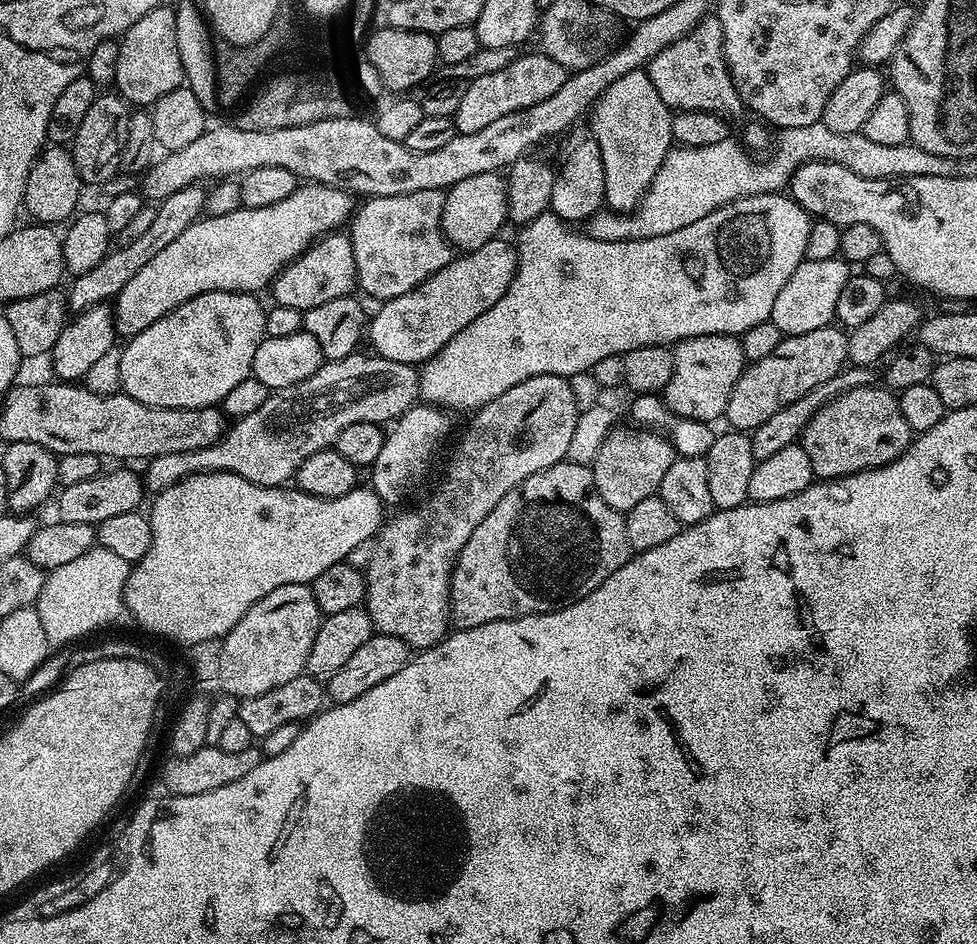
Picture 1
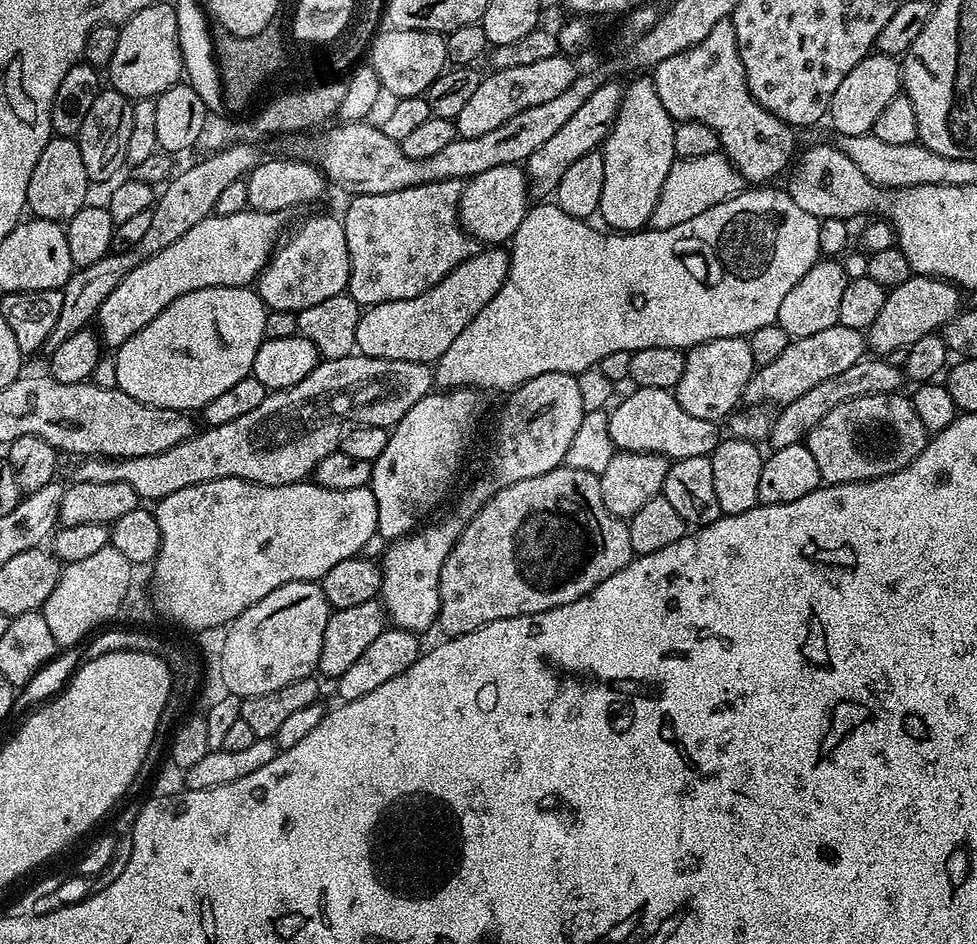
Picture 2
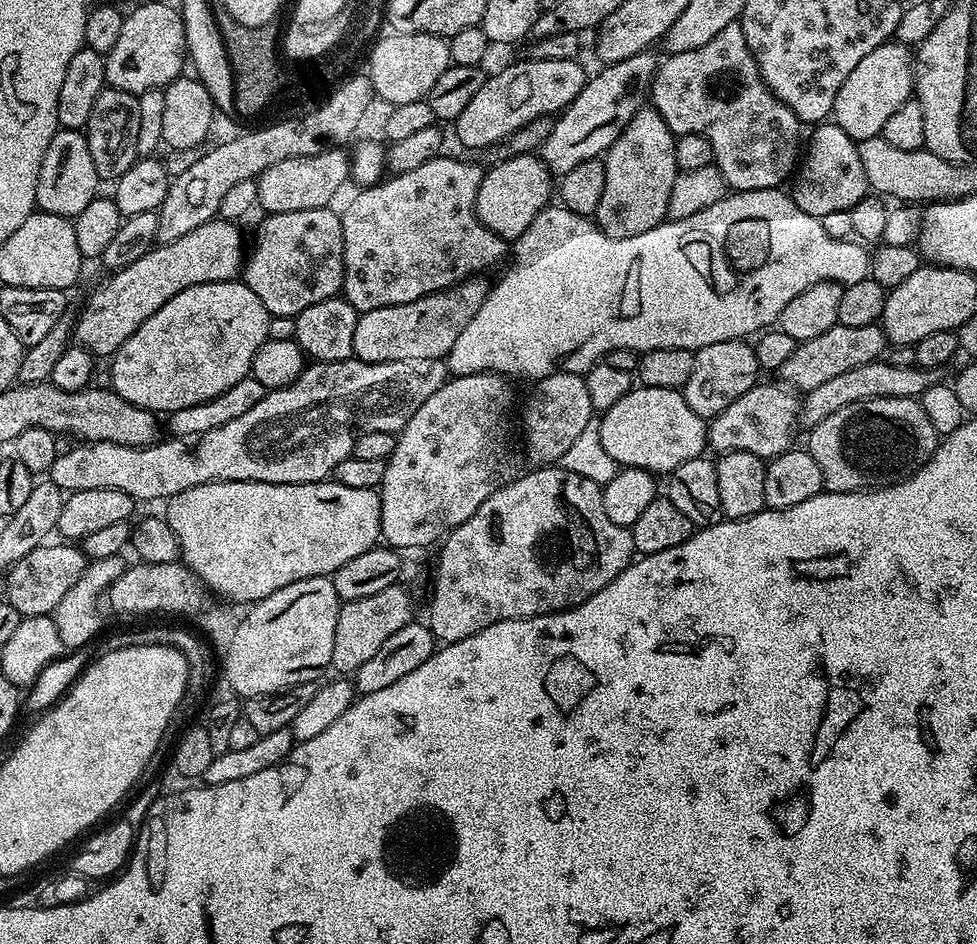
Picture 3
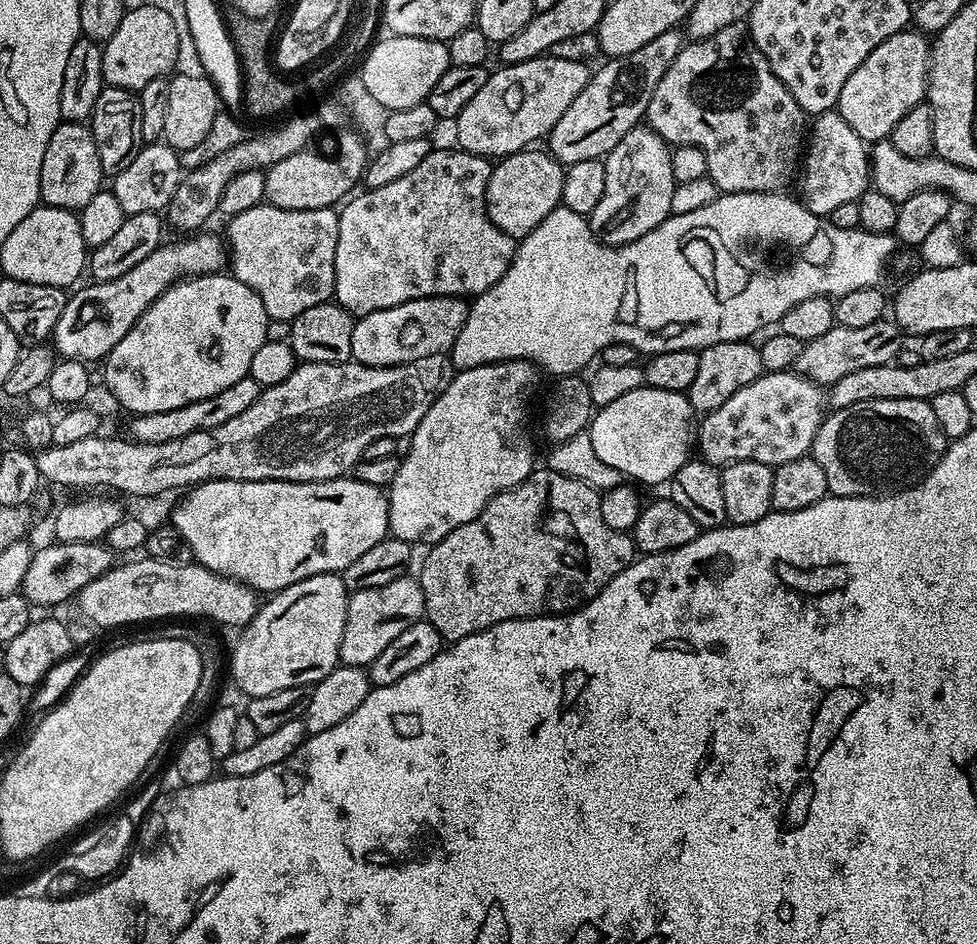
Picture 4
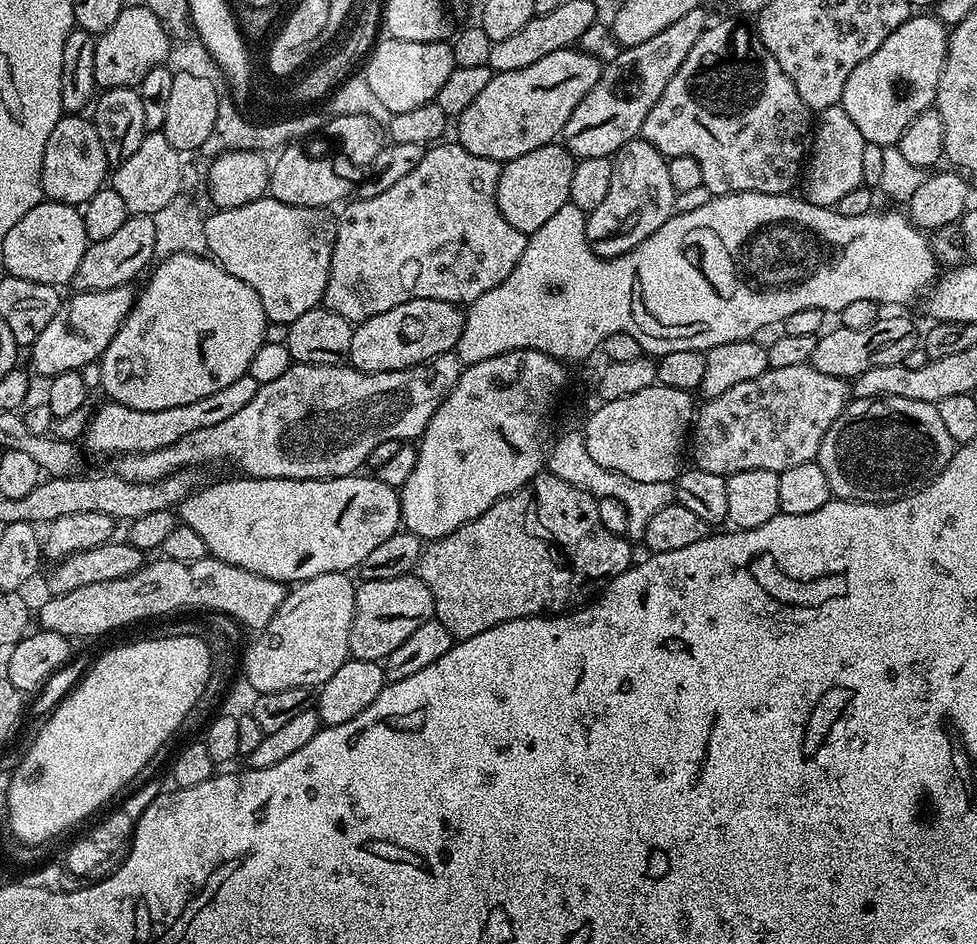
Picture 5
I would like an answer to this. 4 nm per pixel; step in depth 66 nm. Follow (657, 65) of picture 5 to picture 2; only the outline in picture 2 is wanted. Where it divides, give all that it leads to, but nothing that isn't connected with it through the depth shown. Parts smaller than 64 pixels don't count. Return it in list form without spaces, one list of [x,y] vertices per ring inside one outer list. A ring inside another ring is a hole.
[[[609,82],[596,88],[594,94],[590,94],[590,98],[586,98],[582,107],[566,121],[566,126],[562,126],[562,130],[558,130],[554,138],[549,138],[544,145],[538,146],[538,150],[534,150],[534,154],[530,154],[526,162],[526,171],[533,197],[551,197],[556,191],[562,174],[566,174],[566,169],[573,162],[578,162],[582,154],[595,152],[603,145],[615,122],[616,112],[621,102],[622,88],[621,85],[616,84],[619,83]]]

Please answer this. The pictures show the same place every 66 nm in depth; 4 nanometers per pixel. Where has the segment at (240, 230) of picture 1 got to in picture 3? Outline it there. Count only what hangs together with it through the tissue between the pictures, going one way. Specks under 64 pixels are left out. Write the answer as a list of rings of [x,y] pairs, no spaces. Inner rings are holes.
[[[208,220],[198,226],[198,230],[190,230],[190,234],[182,234],[182,238],[169,244],[156,244],[142,258],[138,258],[138,262],[130,262],[130,266],[113,271],[109,275],[112,277],[101,288],[93,290],[92,297],[85,302],[84,309],[80,312],[80,317],[75,317],[75,343],[88,349],[93,357],[111,358],[122,346],[122,342],[126,342],[126,338],[130,338],[130,334],[134,334],[134,330],[138,330],[138,326],[142,326],[142,322],[150,318],[150,314],[162,310],[162,306],[166,306],[166,302],[170,302],[174,294],[206,282],[237,279],[246,260],[246,248],[244,252],[244,240],[236,228],[239,227],[231,220]]]

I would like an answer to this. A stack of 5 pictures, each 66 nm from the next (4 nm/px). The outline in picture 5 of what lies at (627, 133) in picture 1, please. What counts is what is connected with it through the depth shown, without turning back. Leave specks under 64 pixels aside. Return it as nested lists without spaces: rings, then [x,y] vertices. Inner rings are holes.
[[[643,138],[629,142],[613,161],[609,193],[585,219],[587,238],[596,255],[609,259],[629,252],[665,224],[675,213],[677,192],[670,179],[667,157]]]

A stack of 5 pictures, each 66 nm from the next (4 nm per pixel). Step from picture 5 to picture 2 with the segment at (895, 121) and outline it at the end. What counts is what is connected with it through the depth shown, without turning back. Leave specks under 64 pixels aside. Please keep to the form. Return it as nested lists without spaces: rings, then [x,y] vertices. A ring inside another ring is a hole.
[[[869,54],[842,78],[838,90],[834,90],[834,98],[828,107],[827,119],[837,128],[840,136],[869,135],[877,120],[878,114],[895,96],[901,95],[900,66],[897,57],[883,54]]]

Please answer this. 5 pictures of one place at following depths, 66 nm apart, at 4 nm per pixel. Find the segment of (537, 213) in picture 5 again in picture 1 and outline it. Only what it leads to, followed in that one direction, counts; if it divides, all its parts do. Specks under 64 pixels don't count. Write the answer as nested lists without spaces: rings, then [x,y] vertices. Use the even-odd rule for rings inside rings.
[[[501,173],[474,174],[474,178],[465,178],[447,189],[442,206],[442,230],[453,249],[461,253],[478,250],[478,246],[497,239],[508,223],[508,186]]]

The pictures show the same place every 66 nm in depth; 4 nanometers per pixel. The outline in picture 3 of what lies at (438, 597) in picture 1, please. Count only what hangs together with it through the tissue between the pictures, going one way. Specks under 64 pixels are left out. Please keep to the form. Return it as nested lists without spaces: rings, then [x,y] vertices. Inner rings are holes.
[[[557,370],[535,381],[533,388],[524,404],[524,448],[533,465],[552,466],[570,450],[582,429],[593,423],[594,409],[581,373]]]

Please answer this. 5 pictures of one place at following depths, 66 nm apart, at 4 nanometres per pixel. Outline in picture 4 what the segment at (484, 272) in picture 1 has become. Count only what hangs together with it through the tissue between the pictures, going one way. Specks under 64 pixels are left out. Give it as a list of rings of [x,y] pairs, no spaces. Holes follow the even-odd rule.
[[[427,296],[386,310],[374,310],[374,314],[359,317],[352,335],[352,360],[371,368],[389,368],[409,364],[418,358],[430,358],[430,354],[451,353],[458,338],[458,330],[462,330],[468,317],[468,305],[467,299],[458,296]]]

